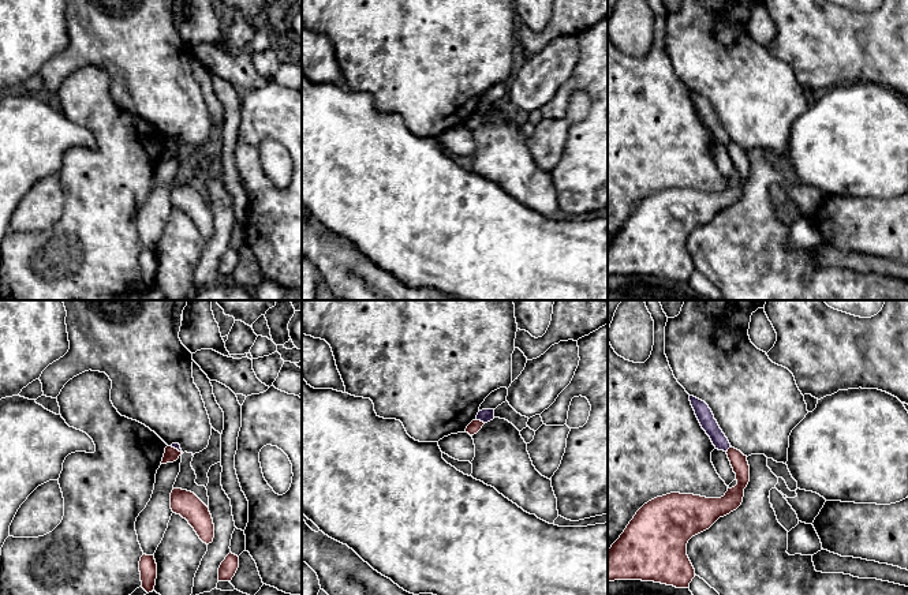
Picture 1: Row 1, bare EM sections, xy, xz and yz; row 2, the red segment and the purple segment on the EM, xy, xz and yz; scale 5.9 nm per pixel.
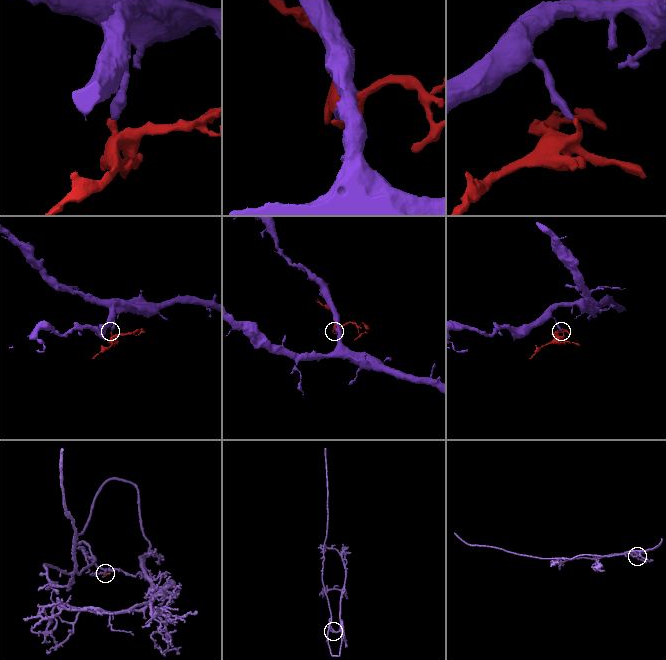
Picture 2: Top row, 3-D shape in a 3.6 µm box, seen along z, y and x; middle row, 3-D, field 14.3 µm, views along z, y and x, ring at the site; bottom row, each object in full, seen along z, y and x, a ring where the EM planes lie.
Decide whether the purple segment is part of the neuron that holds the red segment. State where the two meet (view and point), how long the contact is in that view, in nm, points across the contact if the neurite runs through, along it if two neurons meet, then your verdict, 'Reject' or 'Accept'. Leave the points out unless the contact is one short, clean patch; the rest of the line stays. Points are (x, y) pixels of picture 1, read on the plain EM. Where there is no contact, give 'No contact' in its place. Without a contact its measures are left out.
Touches red at xz (479, 115). Shared border 60 nm. Boundary: xz (475, 113), (484, 118). Reject

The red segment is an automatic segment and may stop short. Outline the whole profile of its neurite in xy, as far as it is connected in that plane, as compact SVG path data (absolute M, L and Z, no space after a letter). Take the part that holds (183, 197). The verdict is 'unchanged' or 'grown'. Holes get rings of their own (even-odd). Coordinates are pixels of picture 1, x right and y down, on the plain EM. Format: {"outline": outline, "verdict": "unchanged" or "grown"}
{"outline": "M173 183L171 203L194 222L199 233L209 239L214 232L214 218L209 202L191 186Z", "verdict": "unchanged"}

